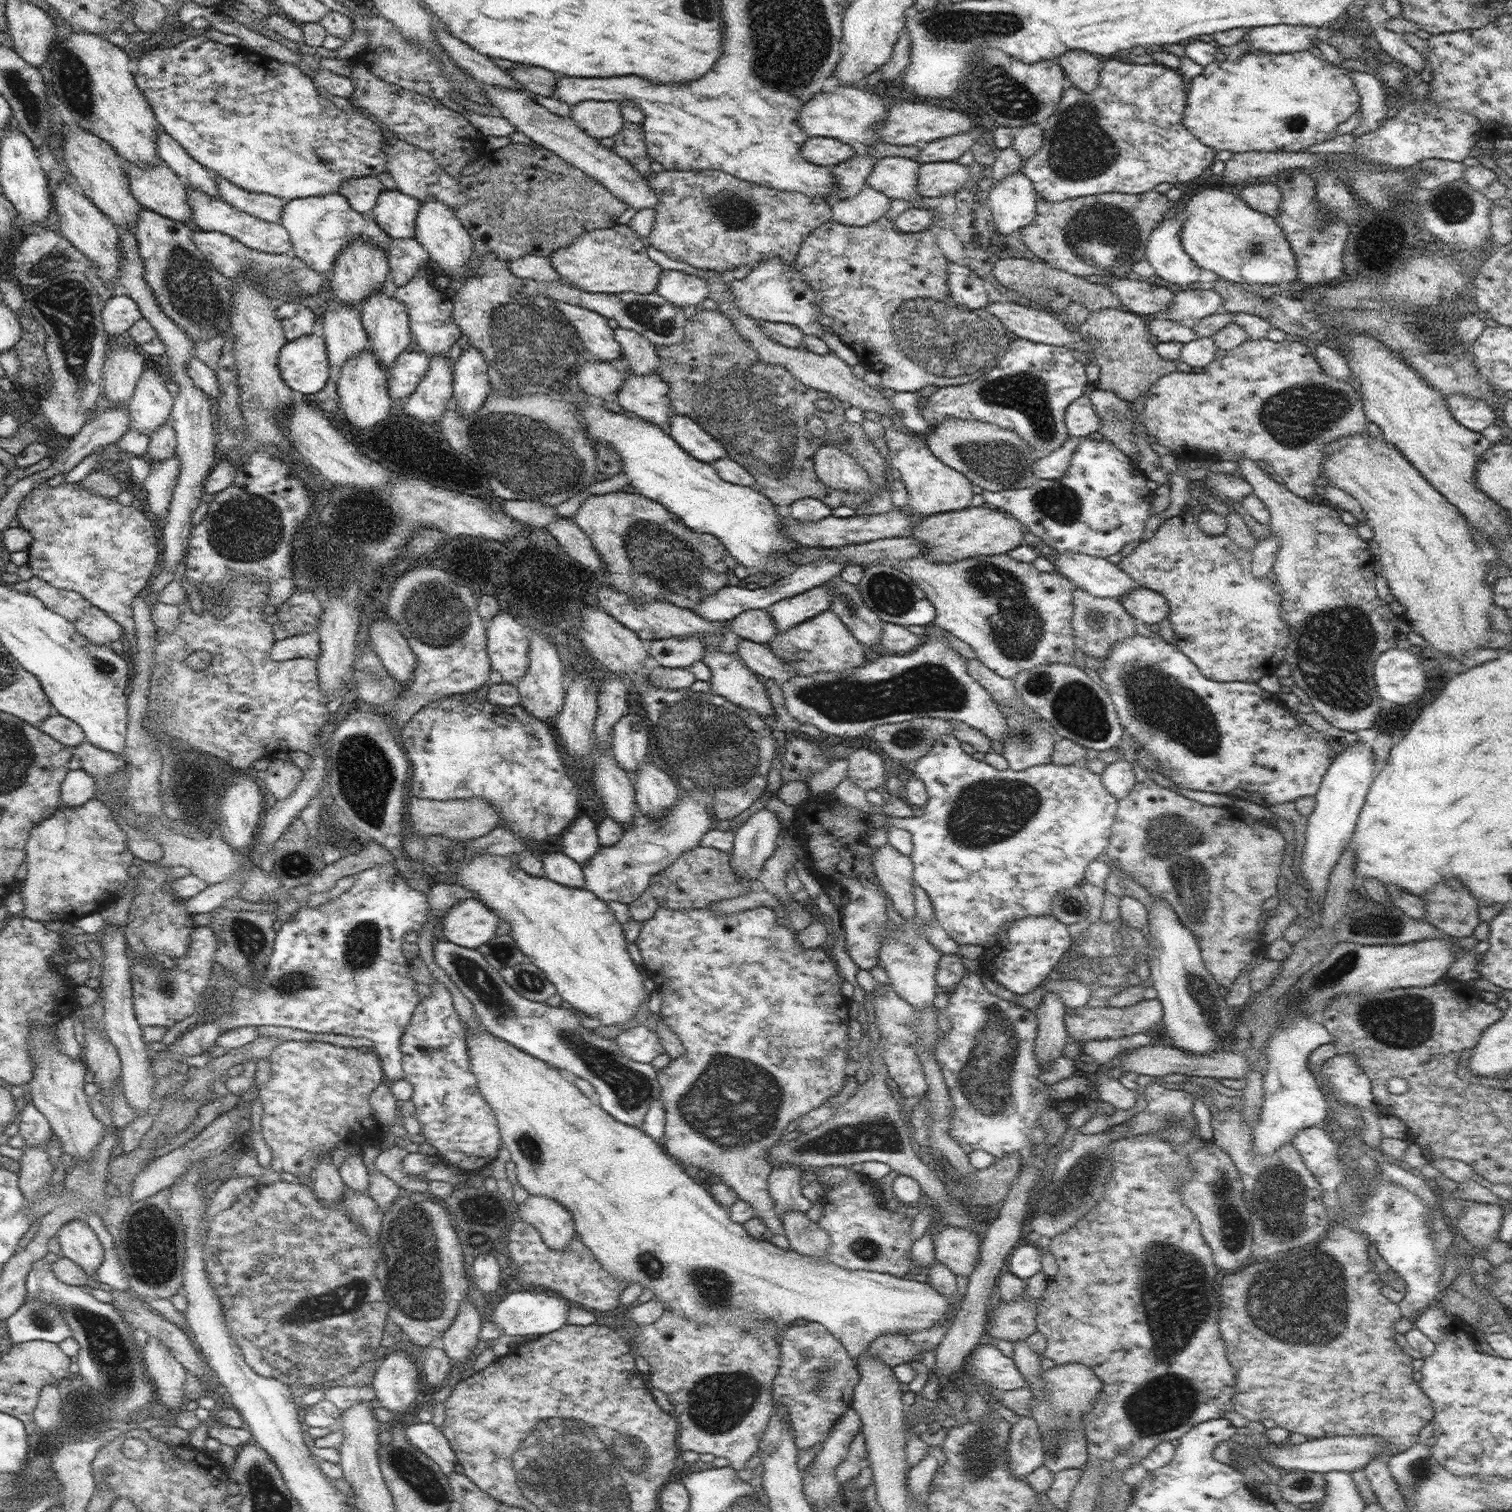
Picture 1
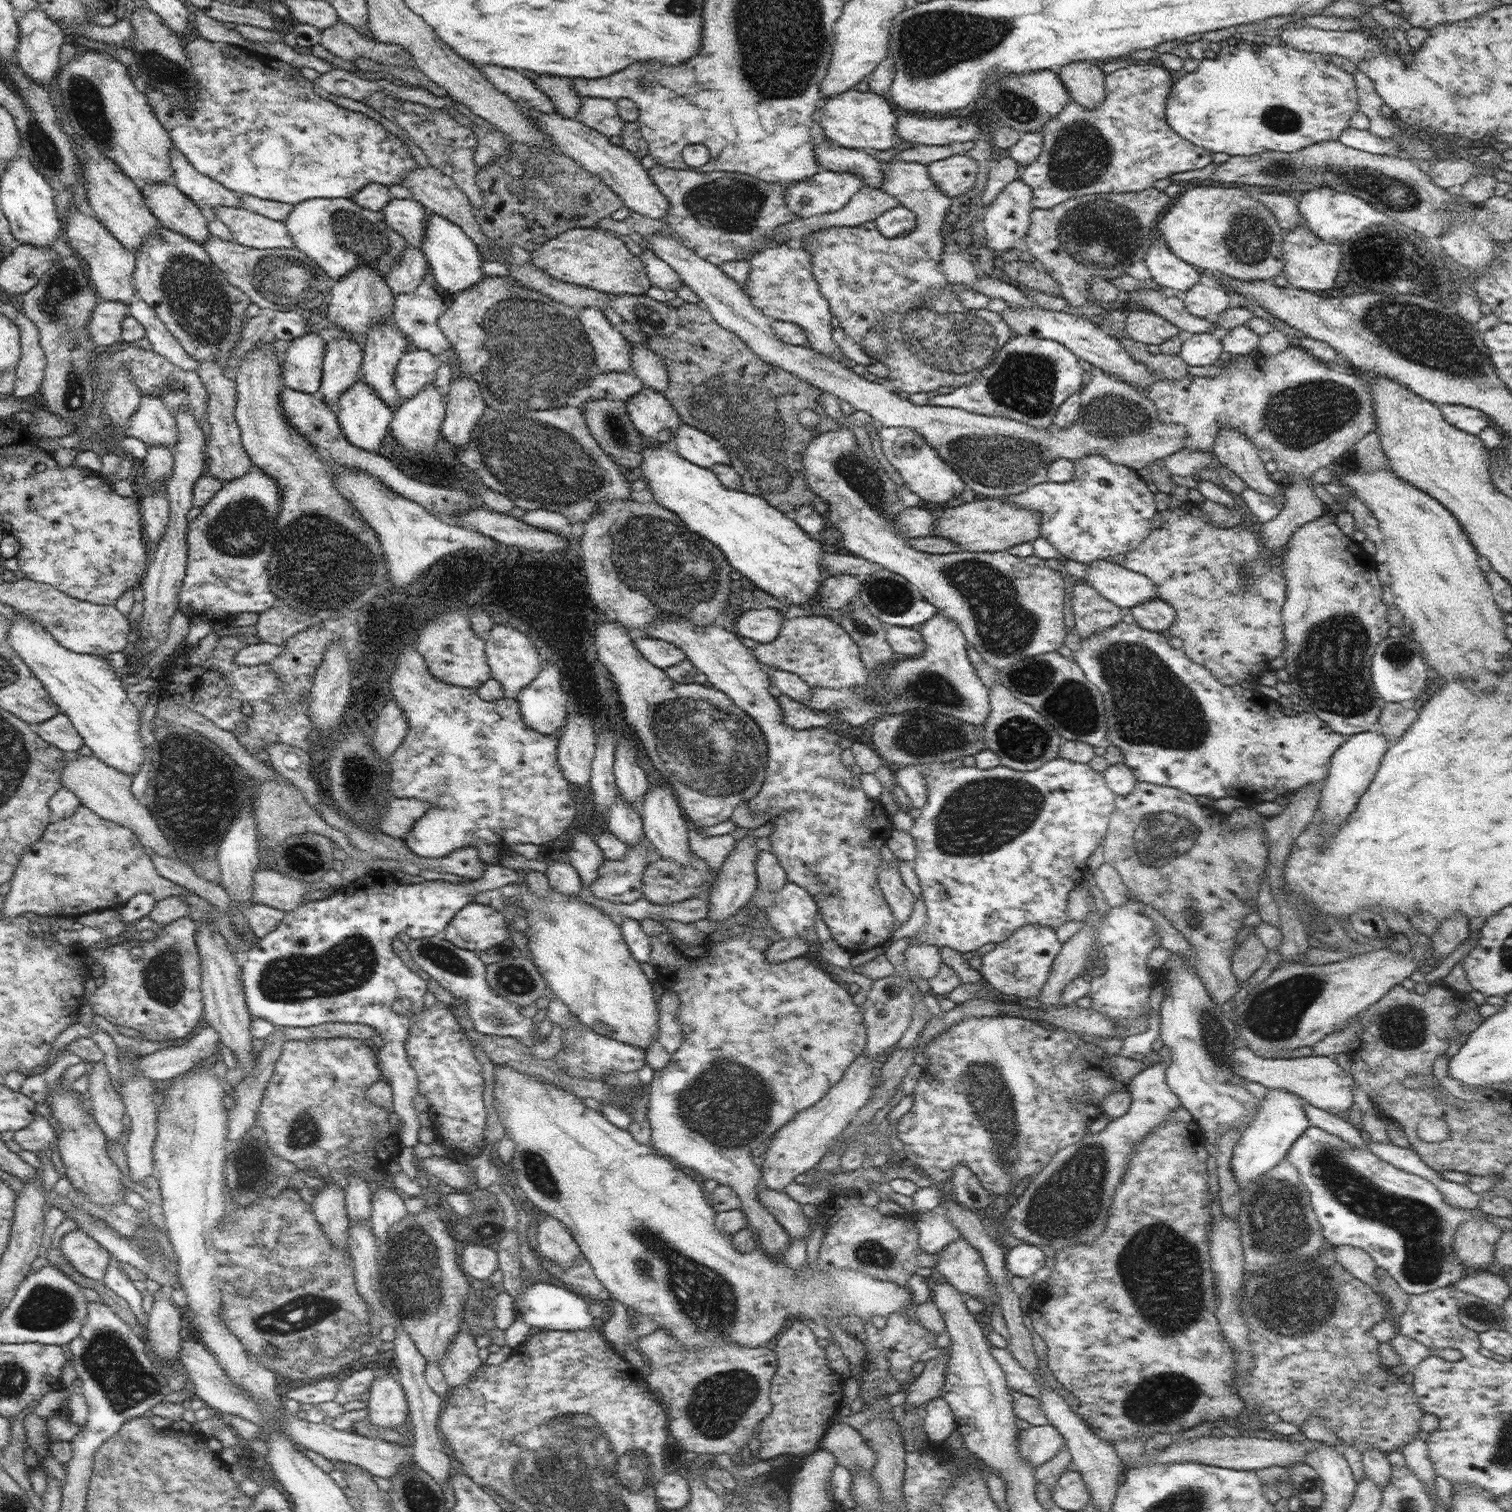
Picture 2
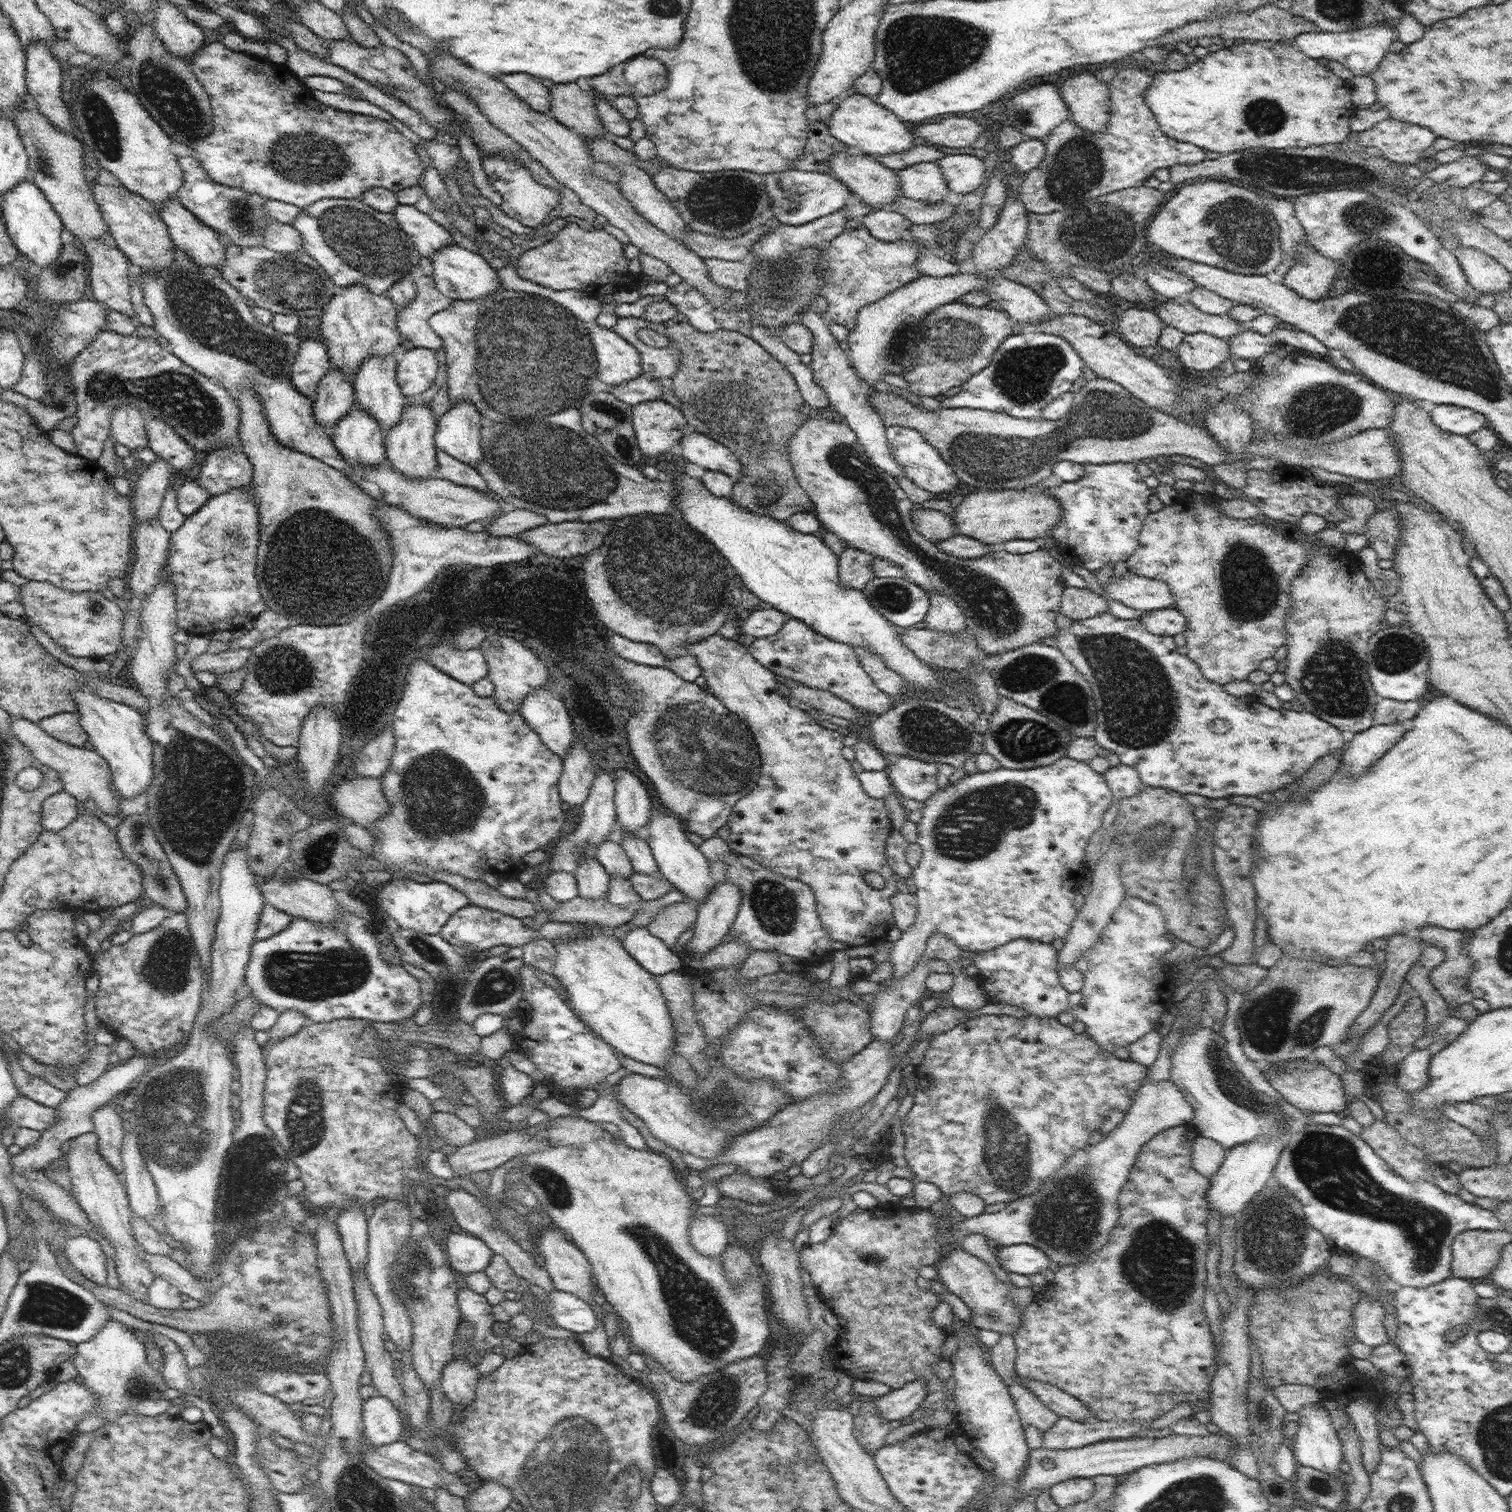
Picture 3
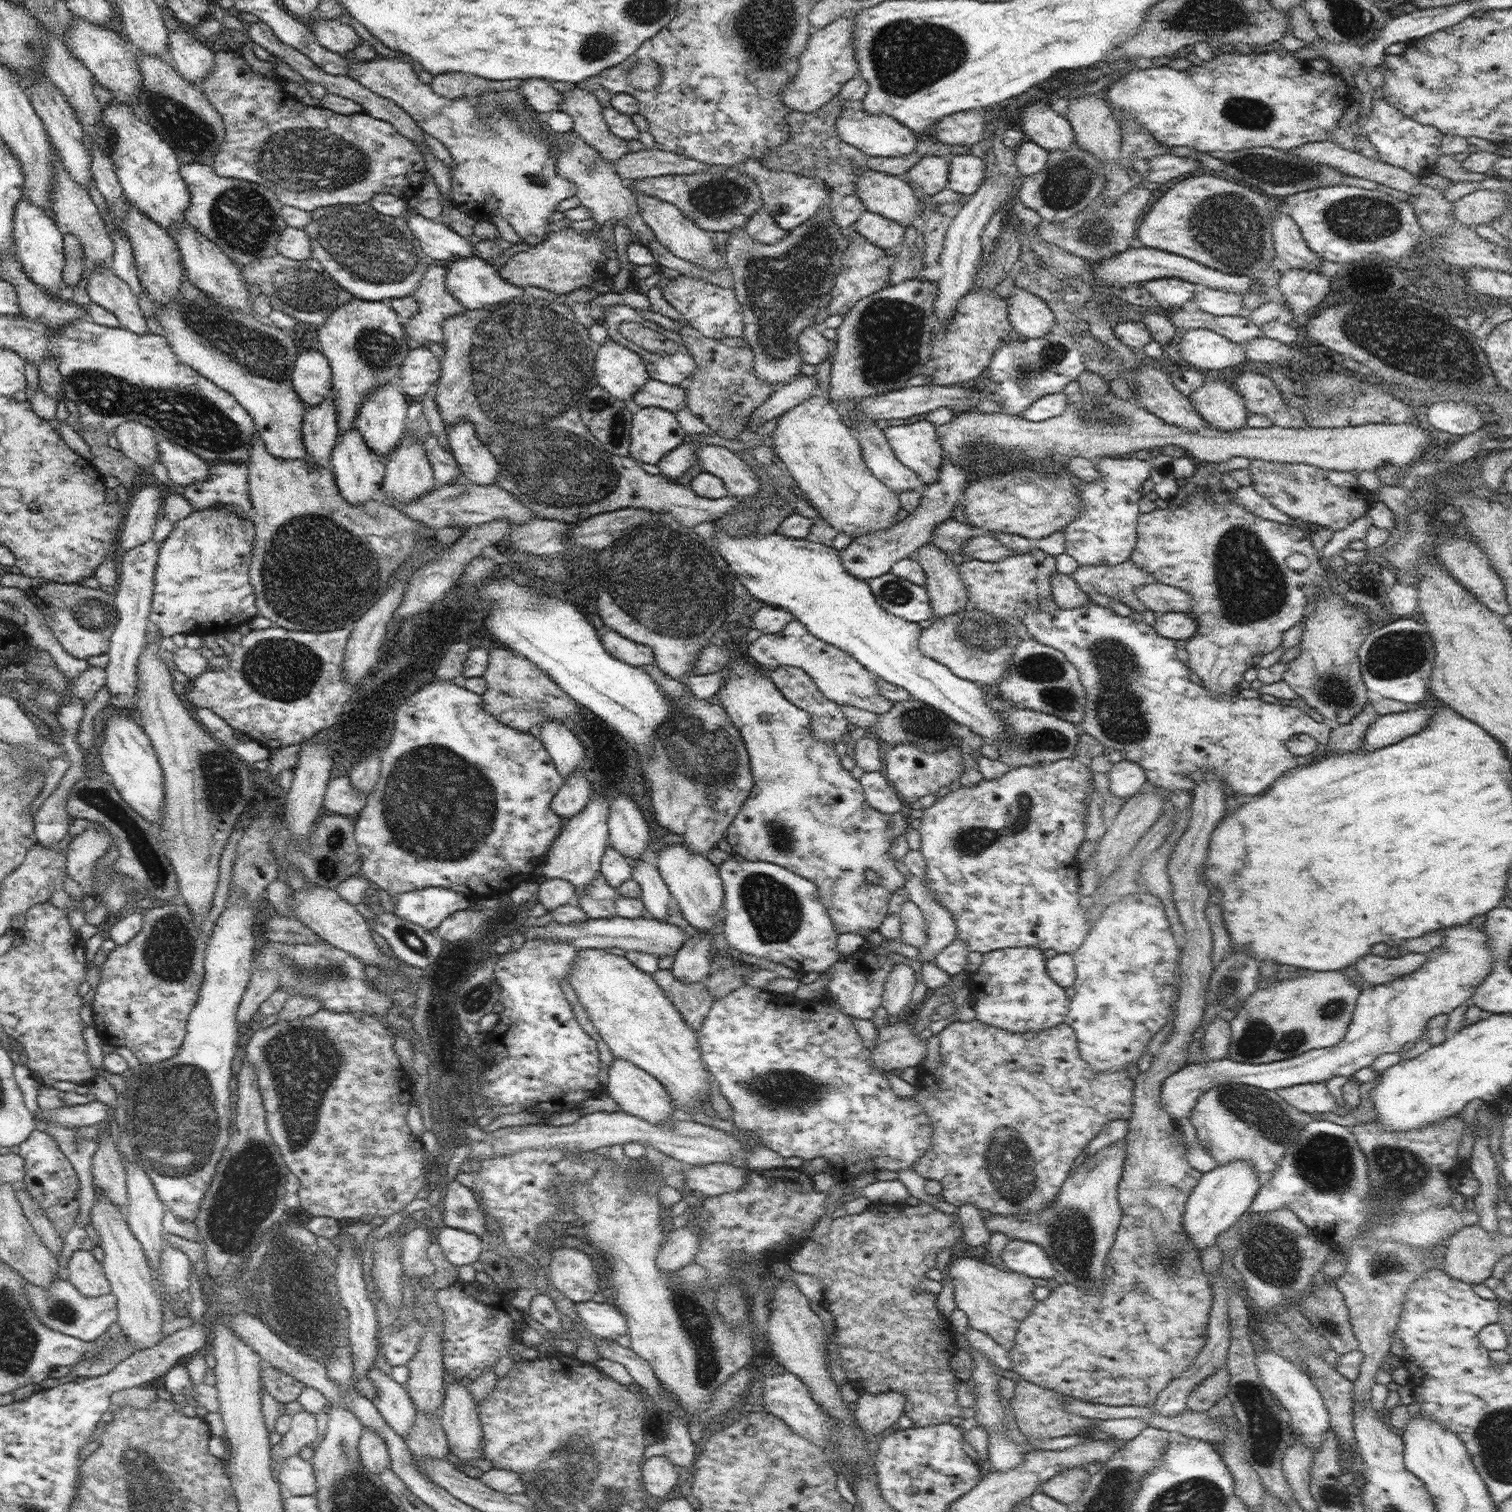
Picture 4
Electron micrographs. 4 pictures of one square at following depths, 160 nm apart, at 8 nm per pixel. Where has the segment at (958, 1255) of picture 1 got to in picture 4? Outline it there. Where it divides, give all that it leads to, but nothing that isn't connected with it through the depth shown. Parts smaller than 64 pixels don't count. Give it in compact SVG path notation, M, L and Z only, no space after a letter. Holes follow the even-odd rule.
M971 1256L953 1257L949 1275L954 1285L955 1303L966 1313L969 1326L988 1334L1009 1351L1015 1345L1020 1323L1036 1304L1034 1279L1010 1269L1006 1272L1004 1267L993 1266L991 1261L977 1260Z

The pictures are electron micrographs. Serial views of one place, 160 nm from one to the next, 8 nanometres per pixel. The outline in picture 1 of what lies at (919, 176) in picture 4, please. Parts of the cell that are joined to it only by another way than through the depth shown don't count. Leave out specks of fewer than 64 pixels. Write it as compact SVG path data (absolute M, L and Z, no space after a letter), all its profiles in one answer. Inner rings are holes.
M890 156L879 158L868 176L867 185L883 192L889 200L922 202L924 197L917 193L919 162L910 158ZM929 209L934 212L934 223L922 232L902 232L896 228L884 215L875 222L866 226L848 226L840 222L829 221L826 225L814 229L803 242L795 260L795 270L802 275L803 281L812 286L812 291L821 304L821 312L832 318L831 328L839 336L840 340L848 345L860 358L860 363L868 366L873 372L877 372L881 378L881 388L891 388L895 391L916 392L924 386L936 385L956 386L972 382L974 378L980 378L987 373L993 364L1000 362L1005 355L1012 335L1005 326L985 308L968 309L959 305L952 297L948 287L948 260L939 247L936 235L942 230L942 215L938 209Z

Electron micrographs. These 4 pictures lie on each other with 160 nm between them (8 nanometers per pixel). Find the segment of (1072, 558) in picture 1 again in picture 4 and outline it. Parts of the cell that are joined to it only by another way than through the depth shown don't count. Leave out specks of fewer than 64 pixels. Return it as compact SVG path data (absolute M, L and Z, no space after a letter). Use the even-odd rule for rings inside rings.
M1158 581L1138 587L1135 597L1157 615L1168 612L1189 613L1192 602L1192 597L1185 590Z

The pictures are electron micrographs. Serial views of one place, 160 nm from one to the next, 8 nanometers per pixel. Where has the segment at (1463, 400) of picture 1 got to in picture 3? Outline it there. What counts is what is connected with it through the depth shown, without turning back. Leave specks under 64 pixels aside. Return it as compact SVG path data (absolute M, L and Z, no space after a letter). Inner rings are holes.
M1438 404L1430 414L1441 430L1464 437L1473 437L1487 420L1484 414L1456 405Z

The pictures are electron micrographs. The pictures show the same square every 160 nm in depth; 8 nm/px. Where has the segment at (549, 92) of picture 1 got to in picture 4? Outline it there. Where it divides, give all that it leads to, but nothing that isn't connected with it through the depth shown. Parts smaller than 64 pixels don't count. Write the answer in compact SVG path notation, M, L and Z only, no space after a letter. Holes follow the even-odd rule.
M575 87L573 90L562 93L560 112L566 112L572 117L572 131L585 142L592 146L606 161L614 164L620 157L630 154L628 142L622 138L616 137L608 128L603 117L603 107L596 99L596 96L582 88Z

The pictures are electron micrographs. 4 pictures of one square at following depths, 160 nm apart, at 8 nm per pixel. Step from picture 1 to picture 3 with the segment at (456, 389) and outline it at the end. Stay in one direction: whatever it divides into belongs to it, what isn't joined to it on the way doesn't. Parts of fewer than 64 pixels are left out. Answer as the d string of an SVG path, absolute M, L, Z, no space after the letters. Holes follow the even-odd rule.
M461 400L448 410L437 423L435 443L438 448L477 468L483 457L480 444L484 418L471 400Z

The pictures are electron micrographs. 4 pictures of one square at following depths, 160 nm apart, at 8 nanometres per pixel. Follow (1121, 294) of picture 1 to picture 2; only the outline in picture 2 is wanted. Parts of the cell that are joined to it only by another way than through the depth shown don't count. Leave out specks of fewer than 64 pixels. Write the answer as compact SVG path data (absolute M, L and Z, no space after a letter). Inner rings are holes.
M1137 290L1130 295L1146 312L1157 314L1178 326L1183 335L1210 332L1215 328L1214 319L1194 316L1186 307L1185 302L1176 296L1166 296L1158 290Z

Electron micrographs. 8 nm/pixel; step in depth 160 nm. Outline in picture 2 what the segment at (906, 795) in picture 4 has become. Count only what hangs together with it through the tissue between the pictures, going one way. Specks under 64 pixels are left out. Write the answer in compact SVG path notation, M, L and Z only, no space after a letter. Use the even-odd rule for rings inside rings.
M907 765L894 773L896 784L900 785L915 808L924 808L927 803L926 766Z

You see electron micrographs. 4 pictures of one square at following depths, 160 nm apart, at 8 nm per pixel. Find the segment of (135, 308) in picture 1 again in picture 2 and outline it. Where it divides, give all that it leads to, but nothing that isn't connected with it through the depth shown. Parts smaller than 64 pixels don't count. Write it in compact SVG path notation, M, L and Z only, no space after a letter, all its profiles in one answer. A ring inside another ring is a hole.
M100 300L92 311L89 335L99 349L110 348L122 341L123 321L129 314L129 306L120 301Z

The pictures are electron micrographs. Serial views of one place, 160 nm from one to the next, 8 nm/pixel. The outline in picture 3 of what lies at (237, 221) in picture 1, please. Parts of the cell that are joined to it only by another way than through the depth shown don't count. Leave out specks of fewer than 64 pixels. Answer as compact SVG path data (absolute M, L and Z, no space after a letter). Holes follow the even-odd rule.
M272 219L263 230L262 247L278 253L293 253L303 248L301 234L293 225Z

